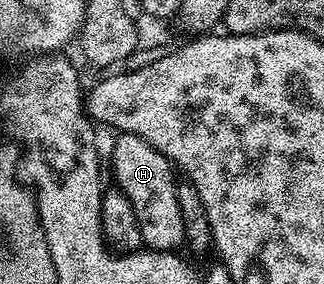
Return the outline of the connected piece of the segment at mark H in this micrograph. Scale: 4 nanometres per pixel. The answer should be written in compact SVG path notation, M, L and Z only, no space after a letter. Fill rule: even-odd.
M123 134L118 138L120 140L111 152L111 168L115 171L116 180L114 183L135 207L144 245L156 252L175 252L179 247L182 249L185 244L185 226L181 218L181 206L177 206L177 176L171 161L139 136Z

